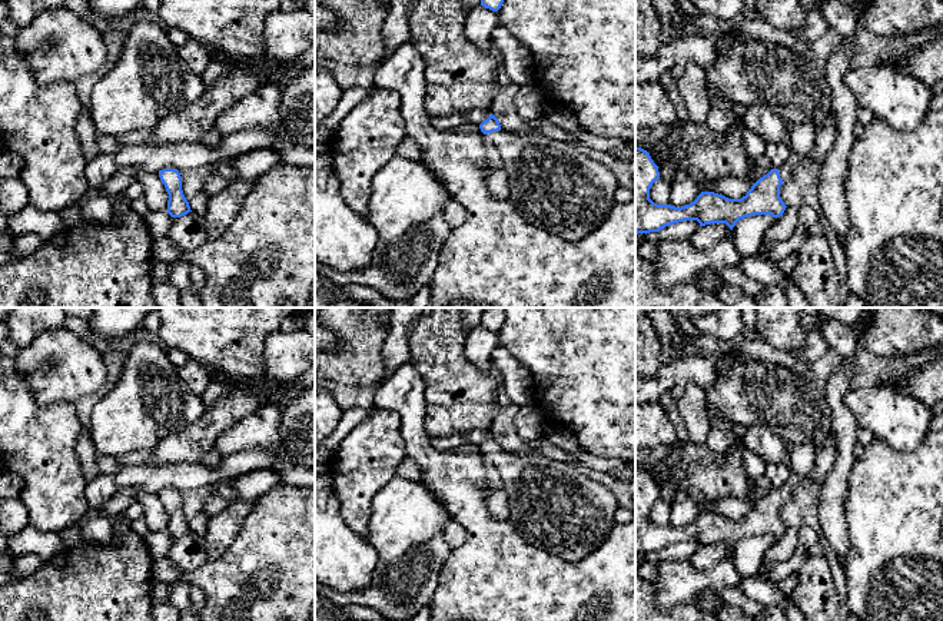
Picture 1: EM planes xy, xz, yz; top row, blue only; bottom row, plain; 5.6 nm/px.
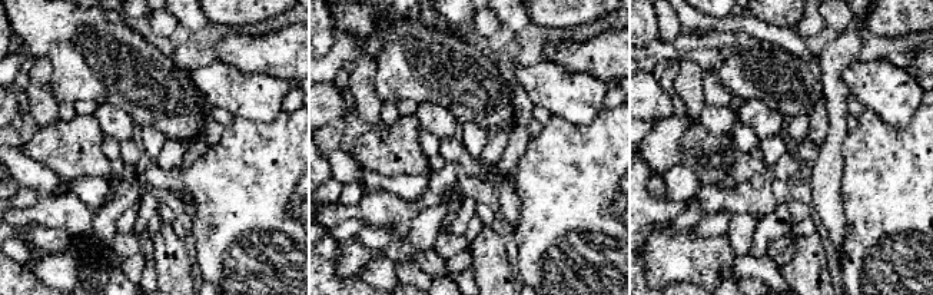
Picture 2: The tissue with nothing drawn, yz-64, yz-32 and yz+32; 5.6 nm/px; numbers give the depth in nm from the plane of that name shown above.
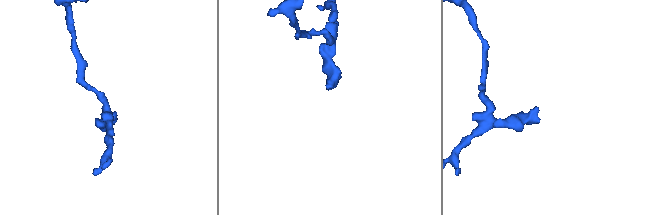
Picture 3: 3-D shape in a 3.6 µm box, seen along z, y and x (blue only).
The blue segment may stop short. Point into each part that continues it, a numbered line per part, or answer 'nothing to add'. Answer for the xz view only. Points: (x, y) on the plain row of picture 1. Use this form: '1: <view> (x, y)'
1: xz (557, 508)

